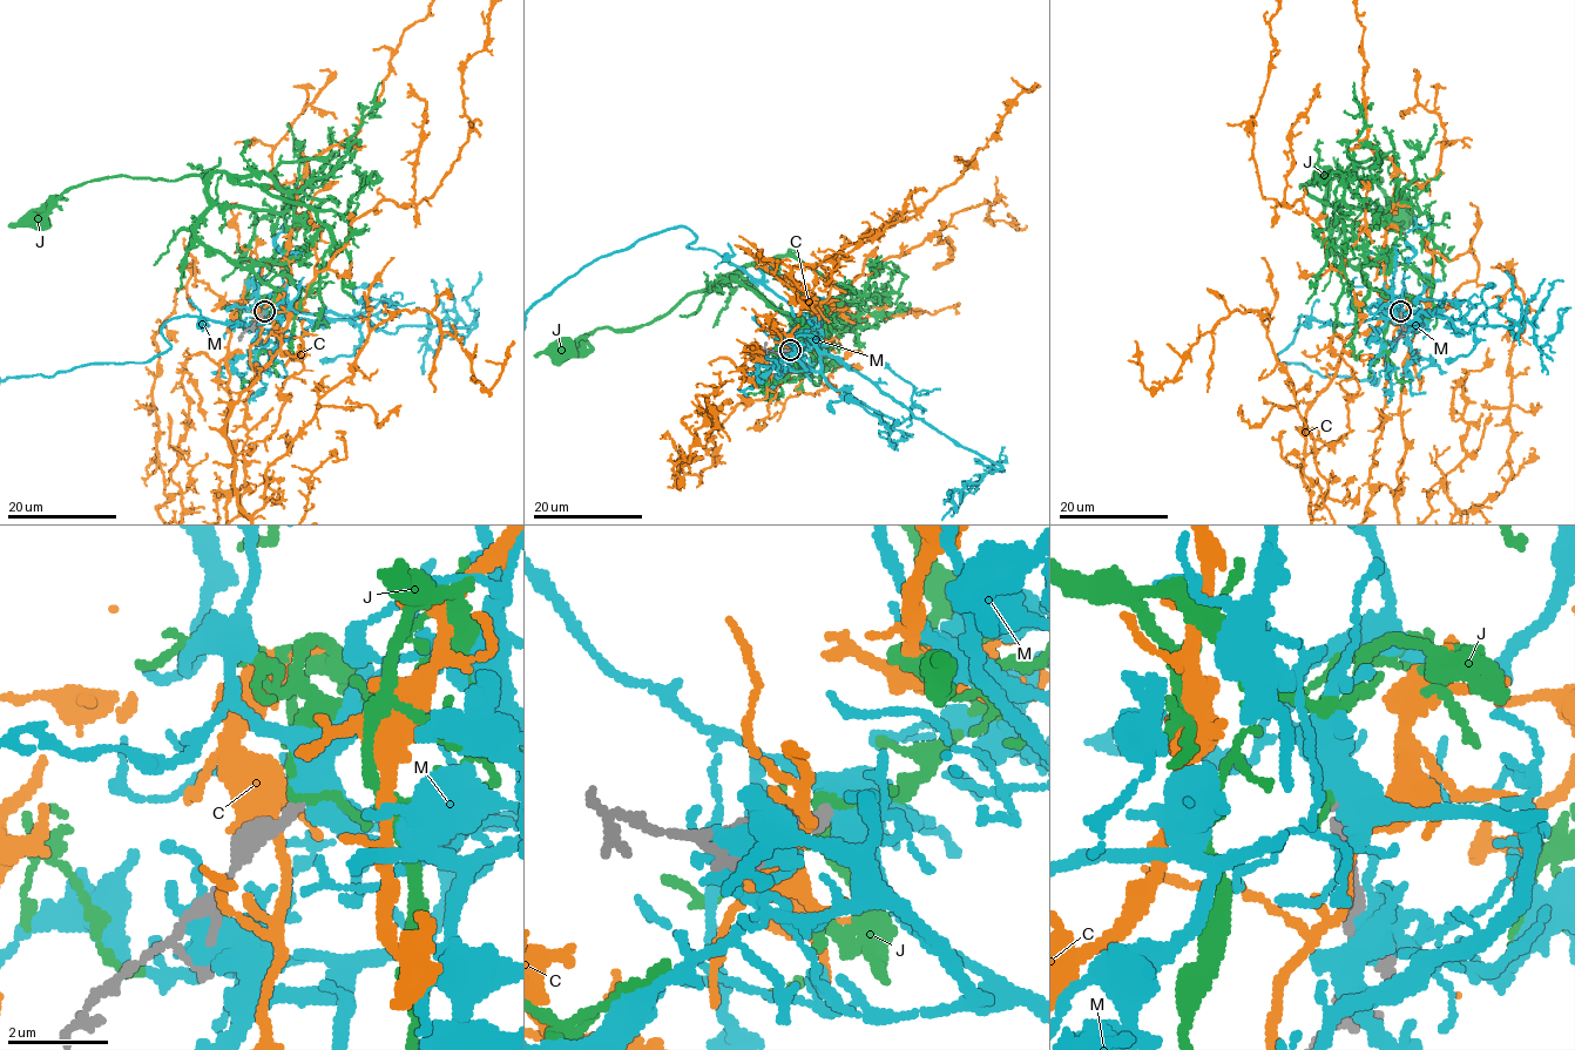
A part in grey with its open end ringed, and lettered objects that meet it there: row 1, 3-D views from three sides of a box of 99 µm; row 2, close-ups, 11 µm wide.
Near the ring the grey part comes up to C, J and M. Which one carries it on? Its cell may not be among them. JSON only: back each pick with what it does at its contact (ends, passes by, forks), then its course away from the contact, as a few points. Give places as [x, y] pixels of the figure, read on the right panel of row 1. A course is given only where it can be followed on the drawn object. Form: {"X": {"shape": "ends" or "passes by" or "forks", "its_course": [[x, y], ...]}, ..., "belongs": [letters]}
{"J": {"shape": "passes by"}, "belongs": ["J"]}

